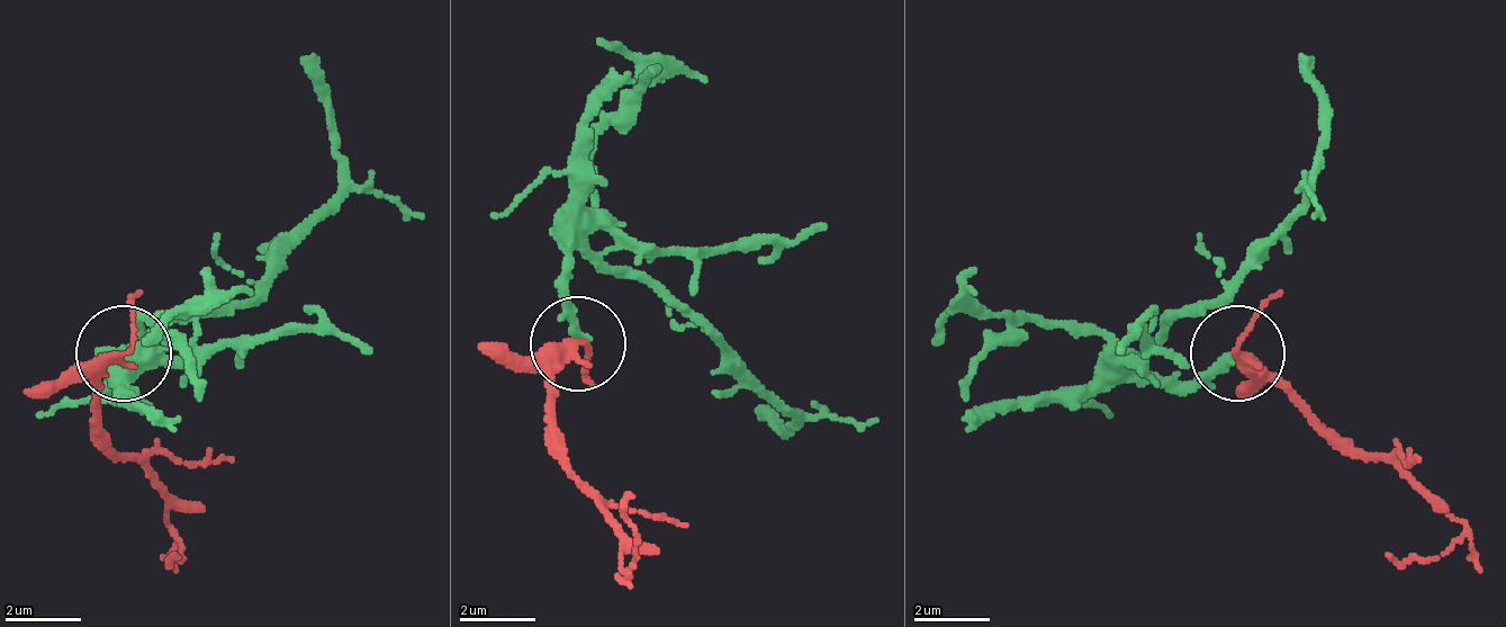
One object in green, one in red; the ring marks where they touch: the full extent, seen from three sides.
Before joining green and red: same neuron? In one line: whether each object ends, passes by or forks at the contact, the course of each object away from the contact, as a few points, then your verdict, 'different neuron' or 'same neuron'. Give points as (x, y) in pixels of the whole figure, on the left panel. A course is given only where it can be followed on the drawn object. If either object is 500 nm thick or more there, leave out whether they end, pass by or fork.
green ends; red passes by; course green (120, 350), (111, 379), (159, 331), (235, 313), (340, 188), (331, 83), (301, 55); course red (120, 350), (101, 369), (101, 437), (150, 475), (178, 561), (178, 552); same neuron

